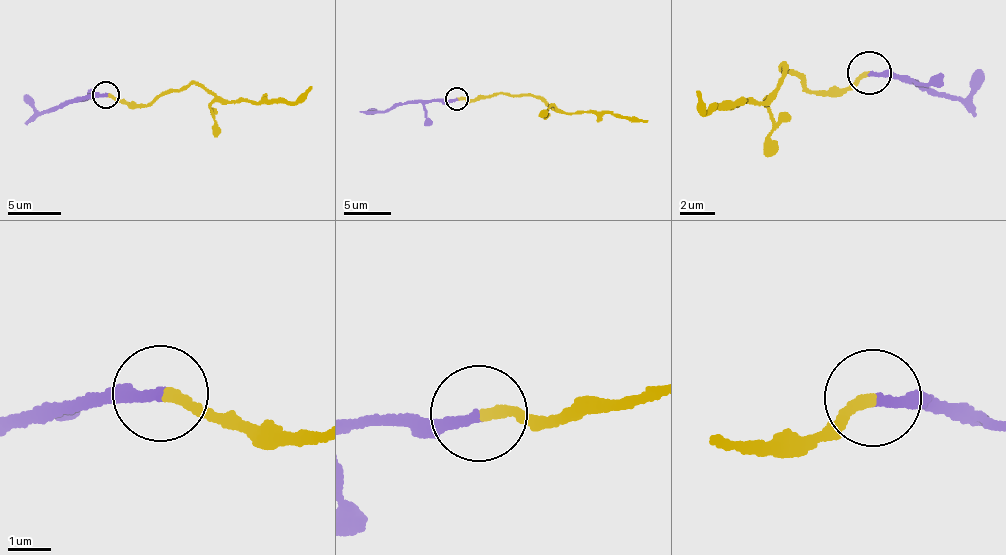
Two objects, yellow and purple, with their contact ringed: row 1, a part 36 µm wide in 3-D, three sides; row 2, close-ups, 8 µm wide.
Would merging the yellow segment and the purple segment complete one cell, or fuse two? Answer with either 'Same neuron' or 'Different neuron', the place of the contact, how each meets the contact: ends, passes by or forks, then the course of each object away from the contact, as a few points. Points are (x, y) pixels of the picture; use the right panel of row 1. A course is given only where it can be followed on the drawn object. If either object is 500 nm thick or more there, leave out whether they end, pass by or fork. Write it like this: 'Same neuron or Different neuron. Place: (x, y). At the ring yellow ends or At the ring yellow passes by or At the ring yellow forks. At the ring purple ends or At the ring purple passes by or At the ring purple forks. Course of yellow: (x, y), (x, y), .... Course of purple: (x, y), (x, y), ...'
Different neuron. Place: (869, 73). At the ring yellow ends. At the ring purple ends. Course of yellow: (868, 72), (846, 87), (806, 90), (790, 71), (782, 74), (787, 65), (769, 100), (699, 113), (694, 93). Course of purple: (868, 72), (920, 83), (958, 100), (967, 97), (981, 68)

